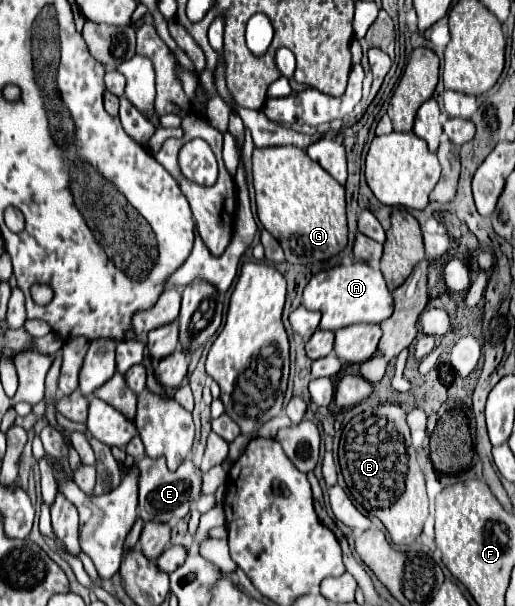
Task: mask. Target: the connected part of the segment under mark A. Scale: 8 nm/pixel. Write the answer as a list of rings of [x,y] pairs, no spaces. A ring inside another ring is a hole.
[[[356,261],[352,265],[338,265],[334,269],[320,271],[318,275],[314,275],[304,289],[302,305],[306,309],[322,313],[320,329],[338,331],[344,325],[354,323],[382,323],[392,315],[394,301],[380,269],[374,269],[364,261]]]

